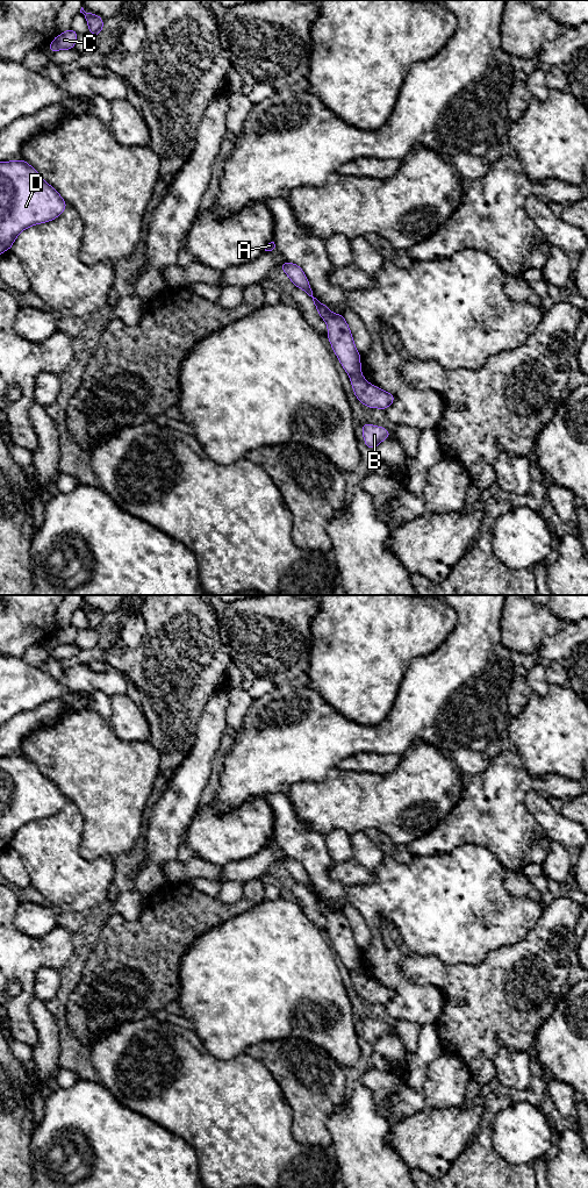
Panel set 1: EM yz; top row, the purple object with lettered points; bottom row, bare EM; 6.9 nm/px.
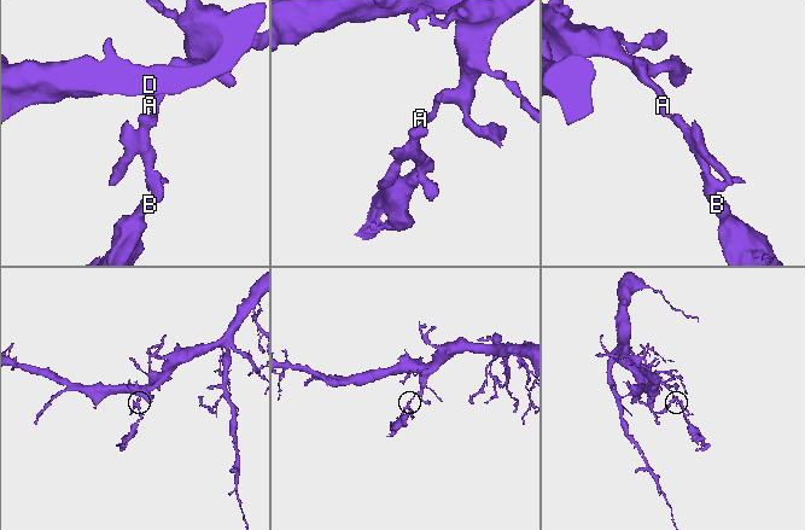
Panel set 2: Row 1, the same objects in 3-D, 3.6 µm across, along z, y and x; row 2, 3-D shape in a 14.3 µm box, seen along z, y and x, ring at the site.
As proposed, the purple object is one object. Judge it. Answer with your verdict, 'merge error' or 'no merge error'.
merge error

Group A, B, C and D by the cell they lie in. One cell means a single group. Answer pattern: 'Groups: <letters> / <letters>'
Groups: A C D / B

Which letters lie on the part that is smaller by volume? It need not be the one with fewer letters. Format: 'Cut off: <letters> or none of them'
Cut off: B

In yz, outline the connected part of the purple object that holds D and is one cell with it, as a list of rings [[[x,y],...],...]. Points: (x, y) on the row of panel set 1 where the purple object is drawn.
[[[26,160],[0,163],[0,255],[10,250],[15,238],[26,229],[57,219],[67,207],[60,194],[44,181],[38,172]]]

